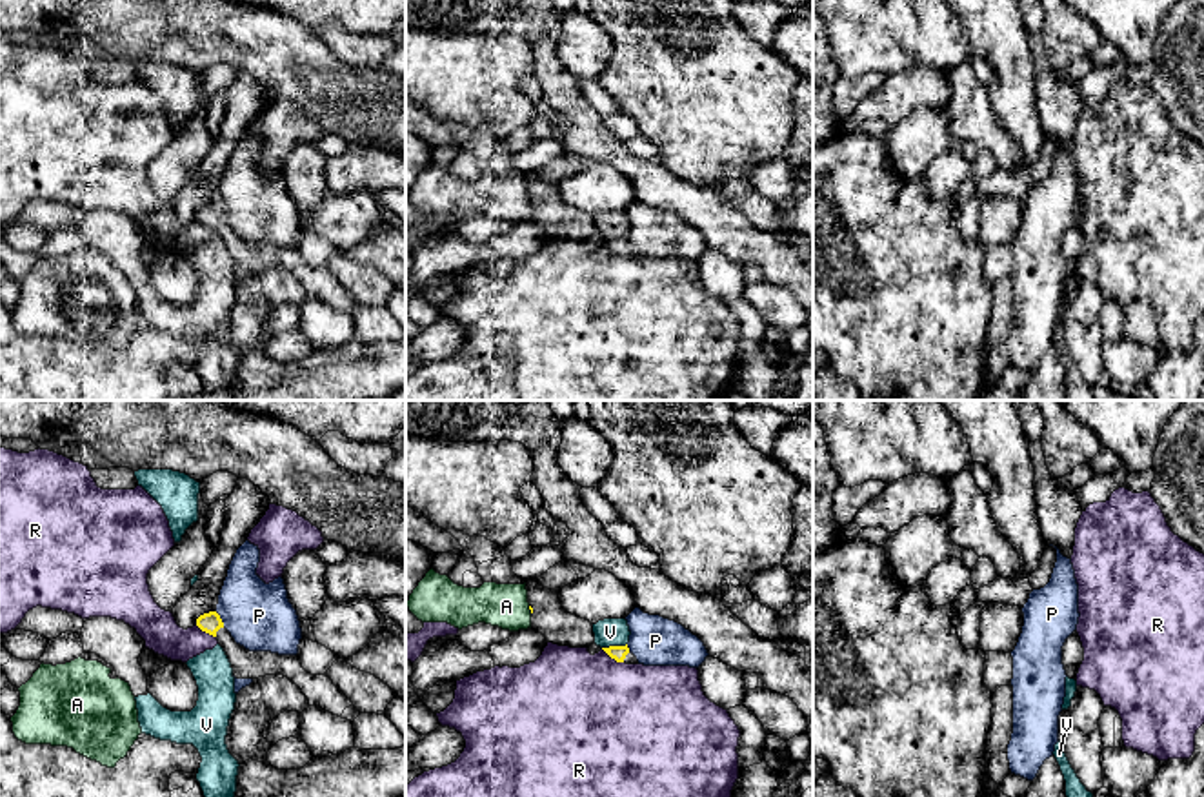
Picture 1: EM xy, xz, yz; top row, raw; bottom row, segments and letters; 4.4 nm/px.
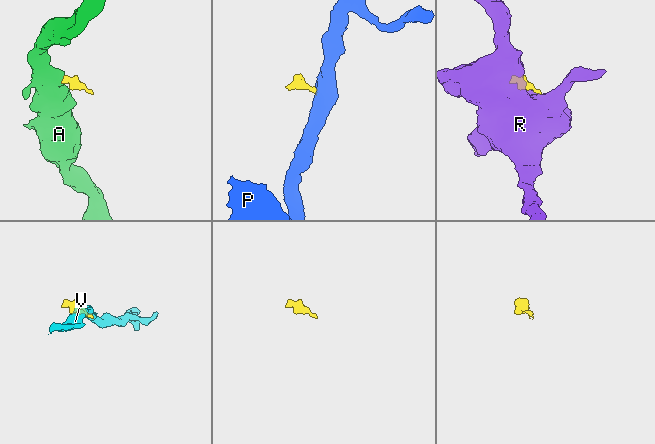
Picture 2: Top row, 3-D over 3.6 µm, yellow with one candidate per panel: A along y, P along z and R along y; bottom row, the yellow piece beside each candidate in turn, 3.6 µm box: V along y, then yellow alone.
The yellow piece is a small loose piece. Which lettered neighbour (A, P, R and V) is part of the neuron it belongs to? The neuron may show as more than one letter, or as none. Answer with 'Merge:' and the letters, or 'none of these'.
Merge: none of these

